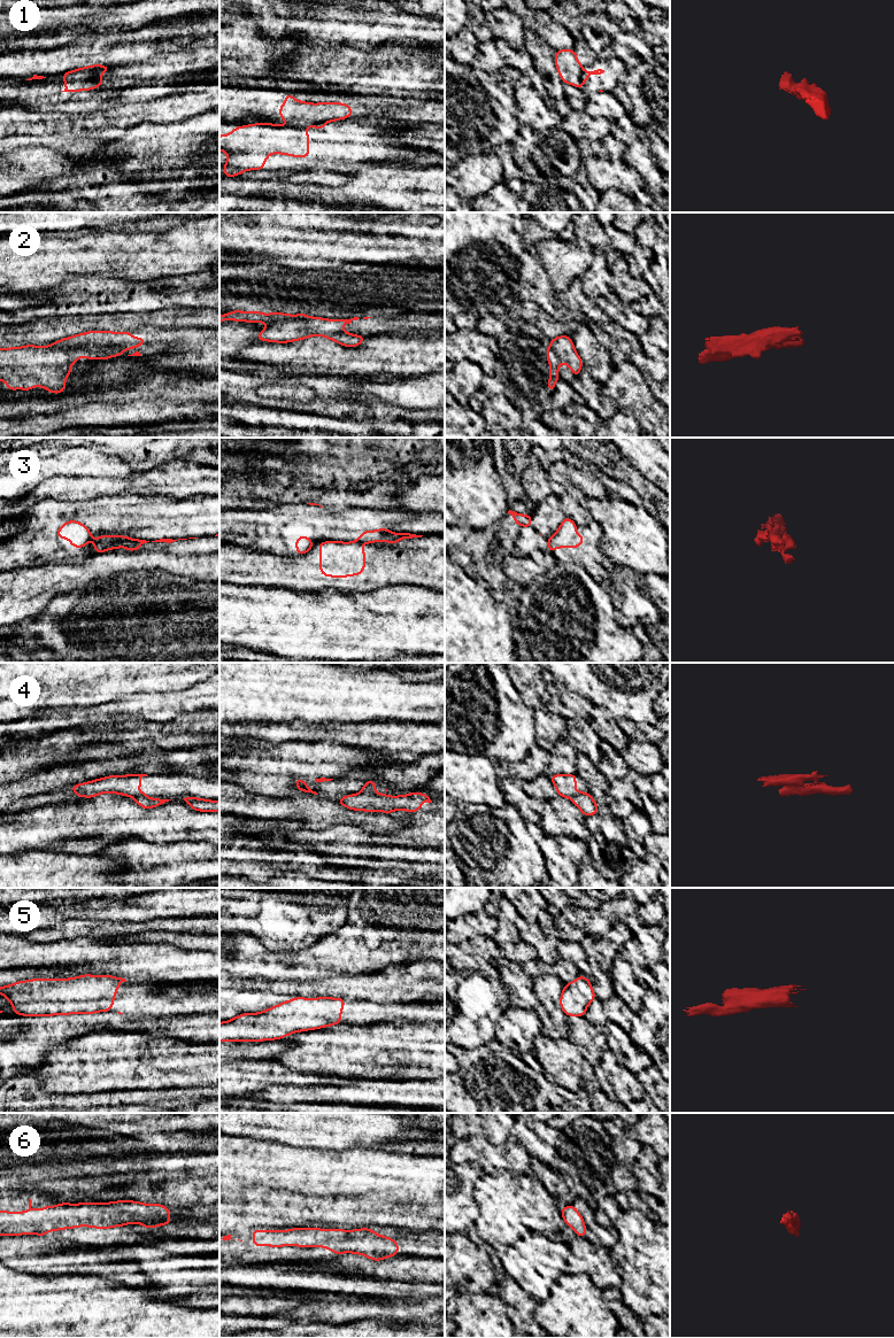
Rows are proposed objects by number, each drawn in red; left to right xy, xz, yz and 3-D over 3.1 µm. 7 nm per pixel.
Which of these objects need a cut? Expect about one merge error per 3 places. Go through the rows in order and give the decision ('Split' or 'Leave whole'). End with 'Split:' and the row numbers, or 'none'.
1: Split
2: Split
3: Split
4: Split
5: Leave whole
6: Leave whole
Split: 1, 2, 3, 4

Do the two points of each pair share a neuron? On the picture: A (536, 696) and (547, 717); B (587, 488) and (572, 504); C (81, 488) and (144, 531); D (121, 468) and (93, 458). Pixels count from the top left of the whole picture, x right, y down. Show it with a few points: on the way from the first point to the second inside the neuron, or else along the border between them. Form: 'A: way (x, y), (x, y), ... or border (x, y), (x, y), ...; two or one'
A: border (546, 705), (534, 710); two
B: way (576, 482), (570, 477), (565, 479), (571, 493); one
C: border (123, 494), (97, 497), (91, 501); two
D: way (114, 466), (100, 464); one

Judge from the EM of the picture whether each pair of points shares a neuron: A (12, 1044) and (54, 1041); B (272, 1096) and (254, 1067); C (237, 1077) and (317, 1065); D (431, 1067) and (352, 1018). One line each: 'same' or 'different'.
A: same
B: same
C: different
D: different

